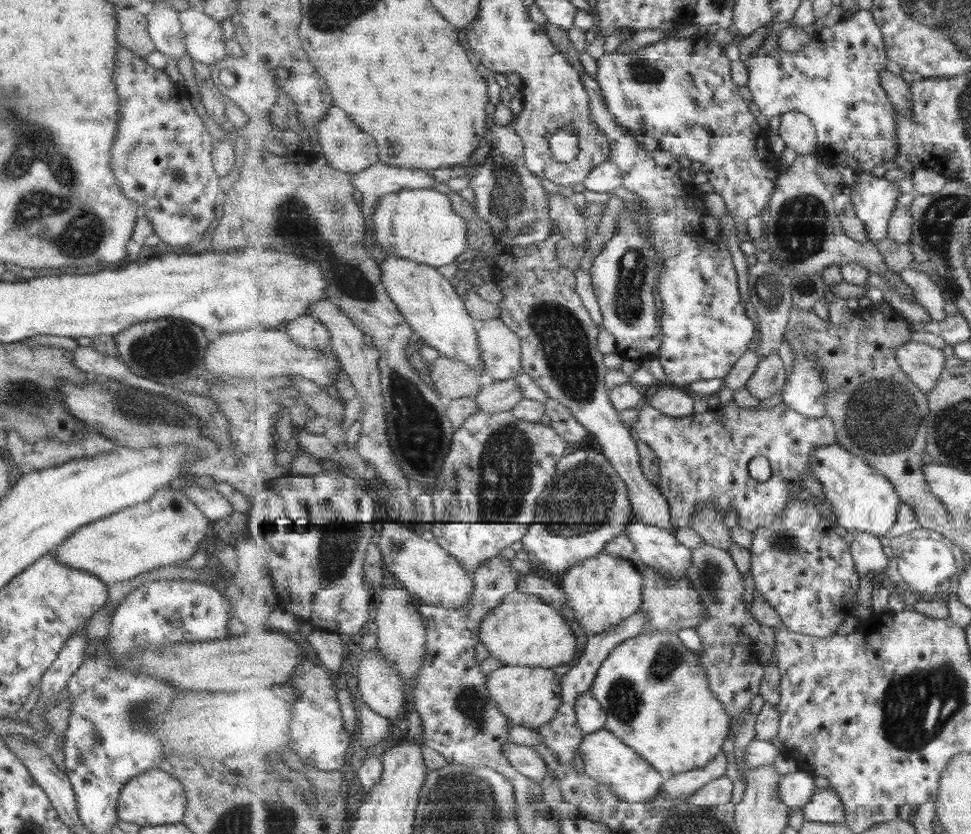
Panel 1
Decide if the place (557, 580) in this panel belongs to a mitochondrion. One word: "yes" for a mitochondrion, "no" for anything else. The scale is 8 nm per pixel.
no

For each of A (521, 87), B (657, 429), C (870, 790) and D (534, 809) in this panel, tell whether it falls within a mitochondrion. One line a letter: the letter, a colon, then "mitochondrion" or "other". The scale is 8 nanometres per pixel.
A: other
B: other
C: other
D: other

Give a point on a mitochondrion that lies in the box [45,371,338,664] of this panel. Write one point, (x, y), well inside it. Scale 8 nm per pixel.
(142, 410)

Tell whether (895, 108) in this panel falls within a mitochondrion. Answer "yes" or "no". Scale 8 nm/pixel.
no

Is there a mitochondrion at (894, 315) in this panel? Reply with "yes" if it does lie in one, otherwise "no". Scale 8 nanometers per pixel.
no

